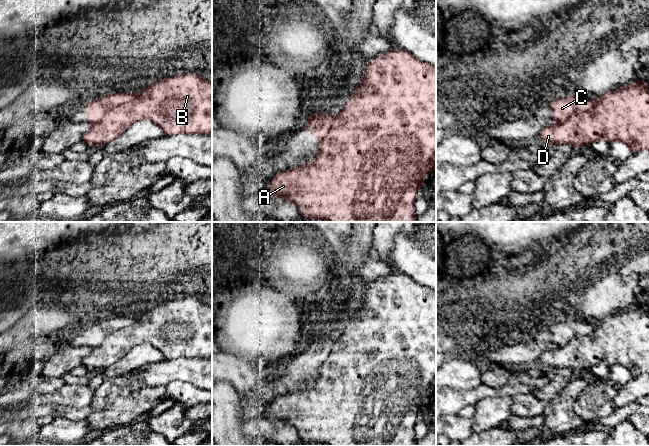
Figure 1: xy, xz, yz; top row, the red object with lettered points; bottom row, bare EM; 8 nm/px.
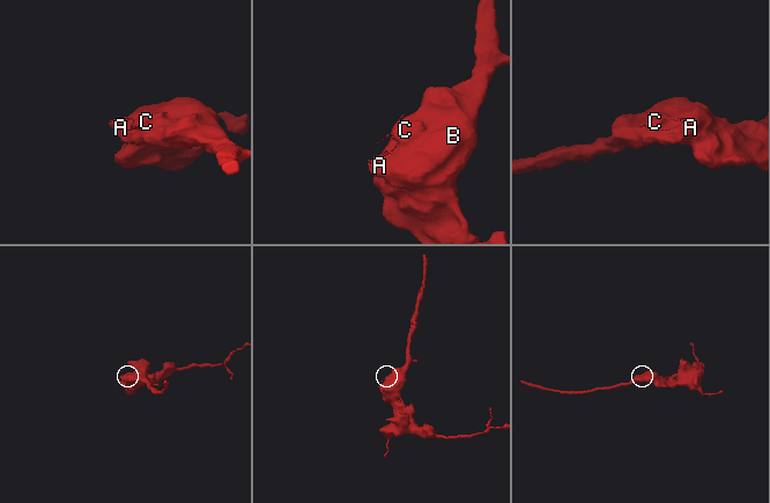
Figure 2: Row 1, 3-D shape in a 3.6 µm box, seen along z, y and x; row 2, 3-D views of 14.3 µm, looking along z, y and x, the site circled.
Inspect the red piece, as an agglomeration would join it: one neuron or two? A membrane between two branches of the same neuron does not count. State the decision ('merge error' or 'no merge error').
merge error

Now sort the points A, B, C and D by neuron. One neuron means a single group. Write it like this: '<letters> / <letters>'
A B D / C

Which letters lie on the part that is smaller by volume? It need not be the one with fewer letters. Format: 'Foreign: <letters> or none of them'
Foreign: C

